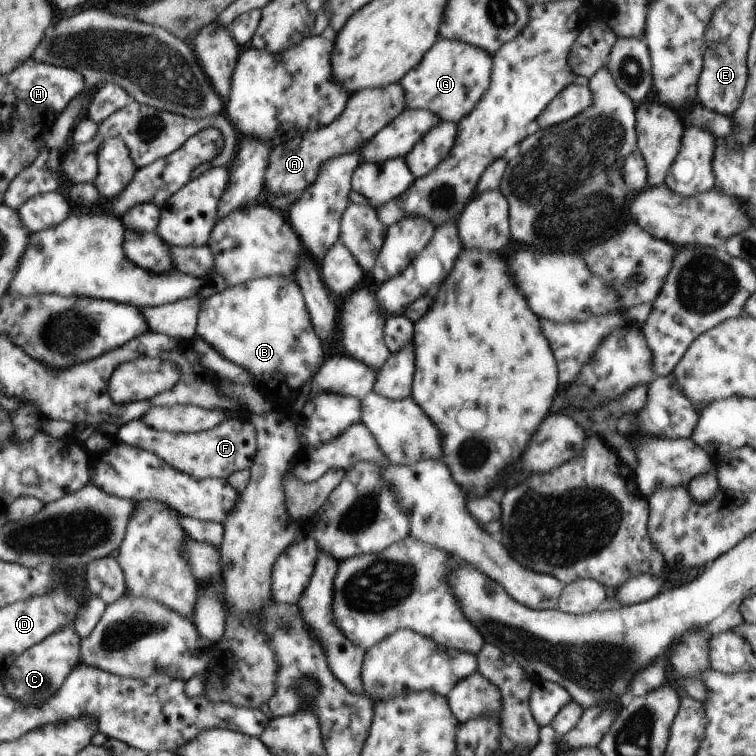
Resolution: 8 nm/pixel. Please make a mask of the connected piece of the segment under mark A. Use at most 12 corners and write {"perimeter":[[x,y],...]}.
{"perimeter":[[400,83],[354,92],[336,122],[270,152],[268,194],[304,190],[405,109]]}

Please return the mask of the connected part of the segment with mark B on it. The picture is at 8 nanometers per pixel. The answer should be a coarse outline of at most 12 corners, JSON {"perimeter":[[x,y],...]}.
{"perimeter":[[297,282],[201,300],[196,336],[254,379],[316,376],[327,350]]}

